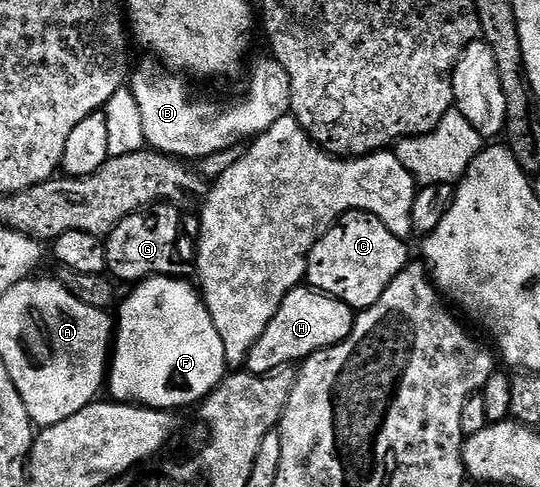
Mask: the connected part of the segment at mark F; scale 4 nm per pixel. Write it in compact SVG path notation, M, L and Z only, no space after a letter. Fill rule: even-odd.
M144 278L124 302L122 299L118 303L119 318L117 314L113 353L109 358L109 390L111 386L110 397L114 401L179 412L182 406L198 407L227 377L225 344L221 344L217 324L213 324L202 293L192 283L191 286L183 278Z

